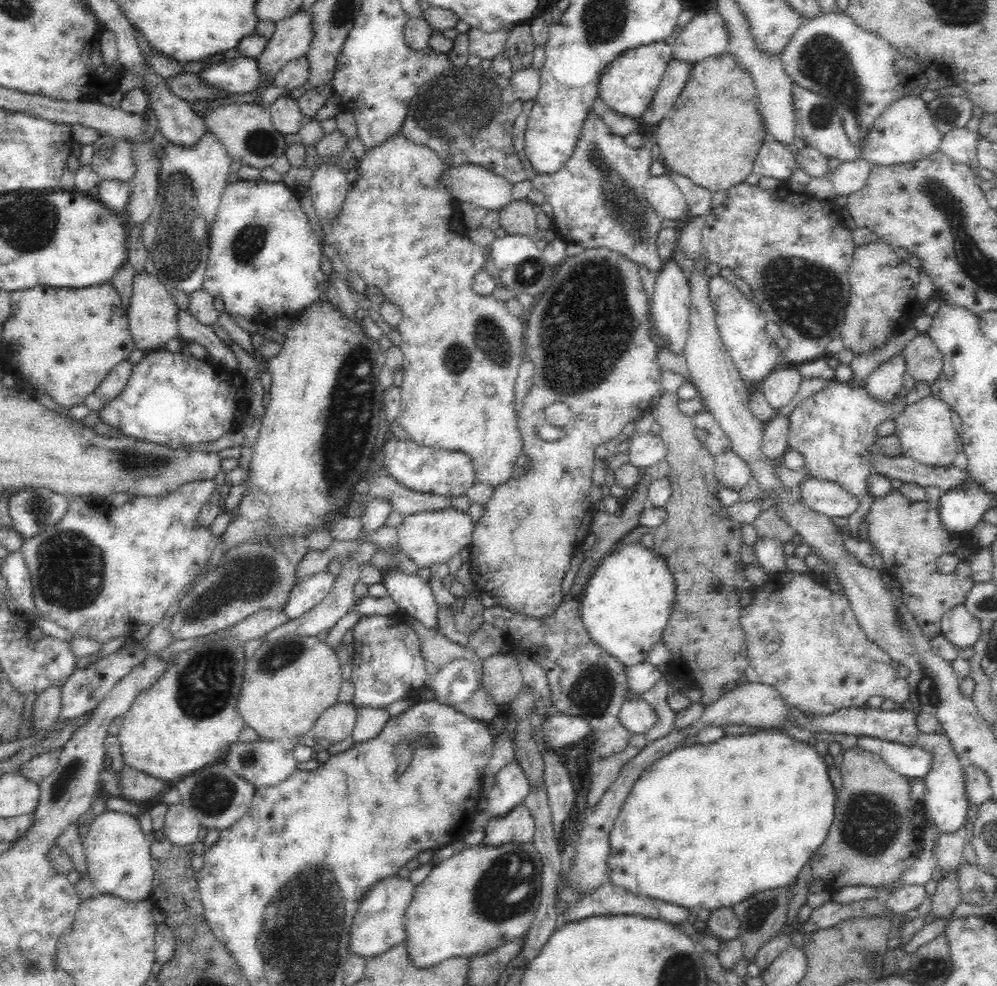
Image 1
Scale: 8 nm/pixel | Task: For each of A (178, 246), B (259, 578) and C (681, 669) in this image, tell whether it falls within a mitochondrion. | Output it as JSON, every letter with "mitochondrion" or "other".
{"A":"mitochondrion","B":"mitochondrion","C":"other"}

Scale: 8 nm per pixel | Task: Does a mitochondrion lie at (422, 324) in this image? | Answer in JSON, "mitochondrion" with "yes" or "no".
{"mitochondrion":"no"}

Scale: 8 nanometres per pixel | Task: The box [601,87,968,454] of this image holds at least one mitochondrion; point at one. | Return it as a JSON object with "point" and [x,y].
{"point":[806,297]}

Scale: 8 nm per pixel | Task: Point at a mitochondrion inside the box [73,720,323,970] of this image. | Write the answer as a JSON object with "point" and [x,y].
{"point":[212,795]}

